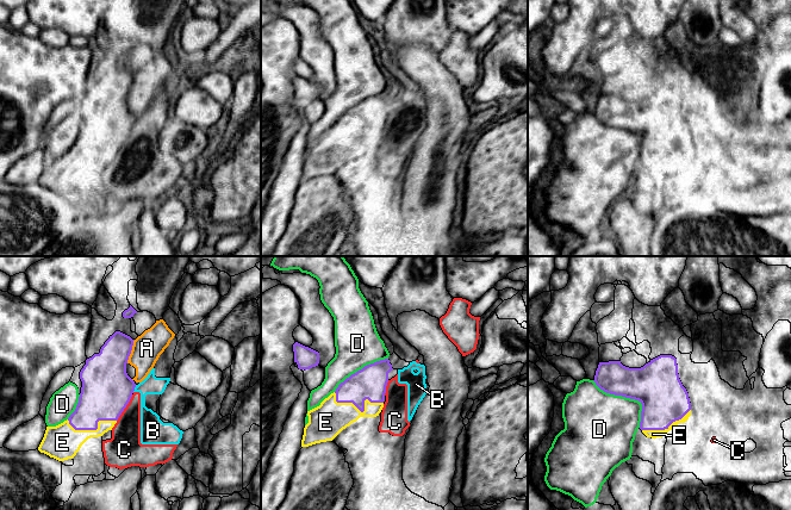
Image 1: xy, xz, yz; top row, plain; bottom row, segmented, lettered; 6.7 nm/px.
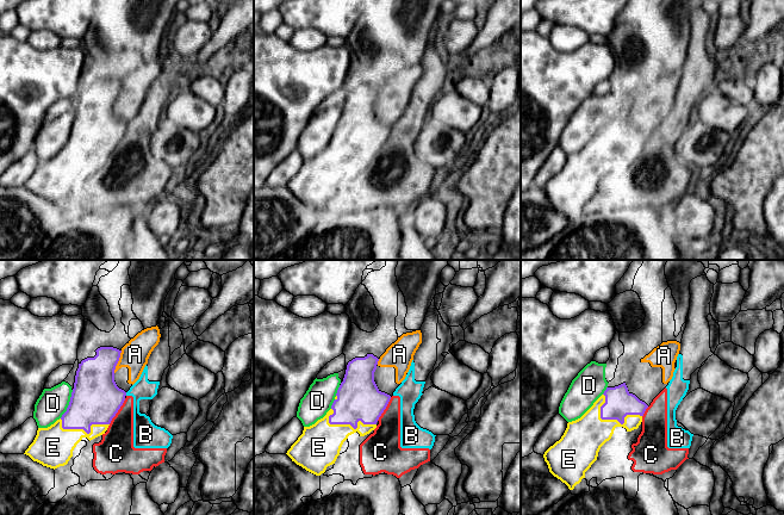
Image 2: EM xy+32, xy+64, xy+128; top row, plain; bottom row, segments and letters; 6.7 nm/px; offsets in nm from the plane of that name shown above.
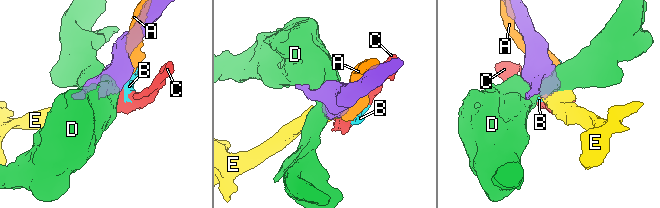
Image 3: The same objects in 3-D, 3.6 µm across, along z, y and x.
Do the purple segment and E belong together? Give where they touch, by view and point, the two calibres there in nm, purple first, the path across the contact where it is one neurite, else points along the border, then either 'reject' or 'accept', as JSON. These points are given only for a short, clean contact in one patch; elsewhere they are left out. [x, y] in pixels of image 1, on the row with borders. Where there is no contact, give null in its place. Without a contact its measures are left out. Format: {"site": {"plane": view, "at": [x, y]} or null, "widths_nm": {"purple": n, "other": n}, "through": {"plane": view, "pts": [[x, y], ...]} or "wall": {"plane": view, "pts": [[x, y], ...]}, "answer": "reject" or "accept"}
{"site": {"plane": "xz", "at": [360, 410]}, "widths_nm": {"purple": 220, "other": 240}, "answer": "accept"}

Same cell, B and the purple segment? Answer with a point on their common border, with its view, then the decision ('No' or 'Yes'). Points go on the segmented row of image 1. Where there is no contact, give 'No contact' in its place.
Touches purple at xy (134, 389). No

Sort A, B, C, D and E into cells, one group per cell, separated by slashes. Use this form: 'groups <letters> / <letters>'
groups A / B C / D / E

